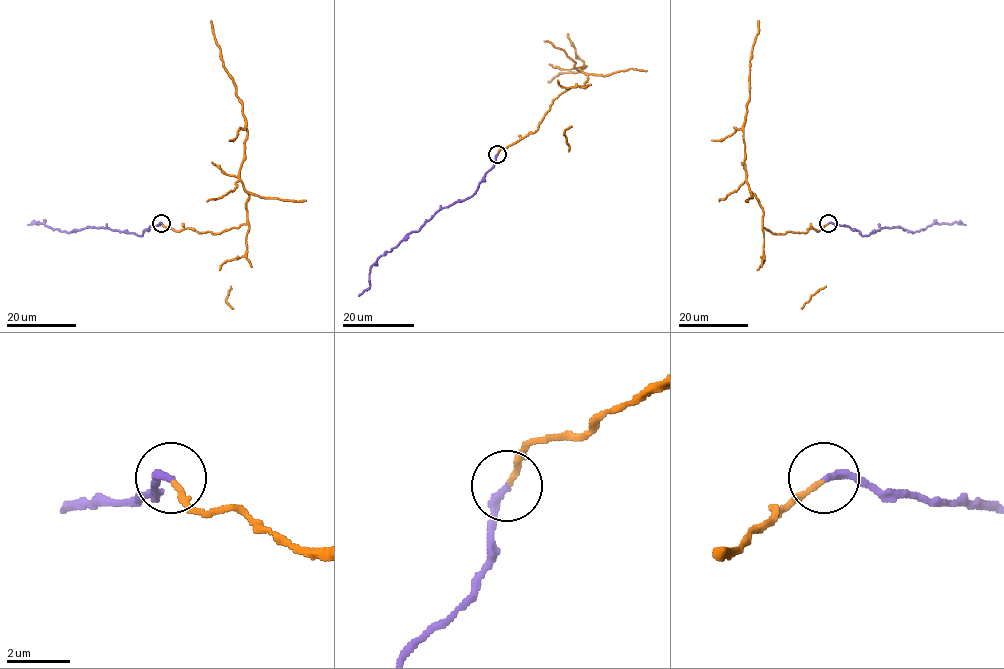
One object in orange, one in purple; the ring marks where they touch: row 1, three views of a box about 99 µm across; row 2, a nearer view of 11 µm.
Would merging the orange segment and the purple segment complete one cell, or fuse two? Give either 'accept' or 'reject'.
accept

